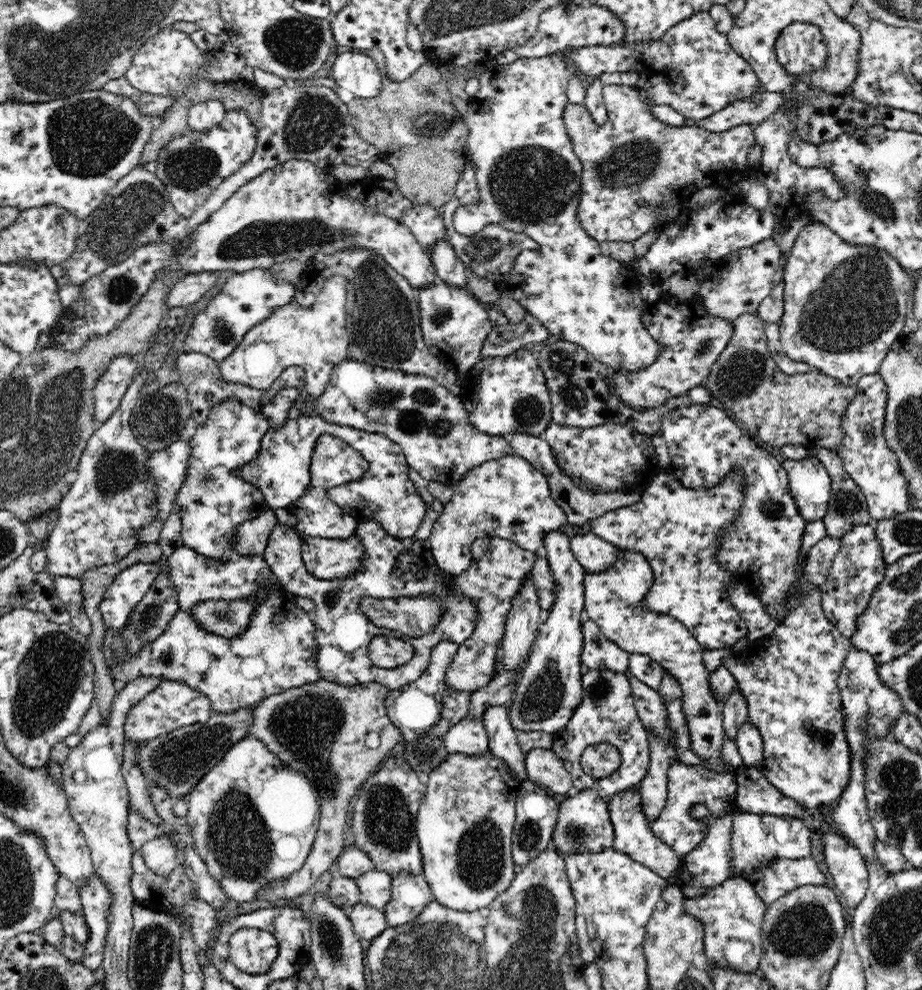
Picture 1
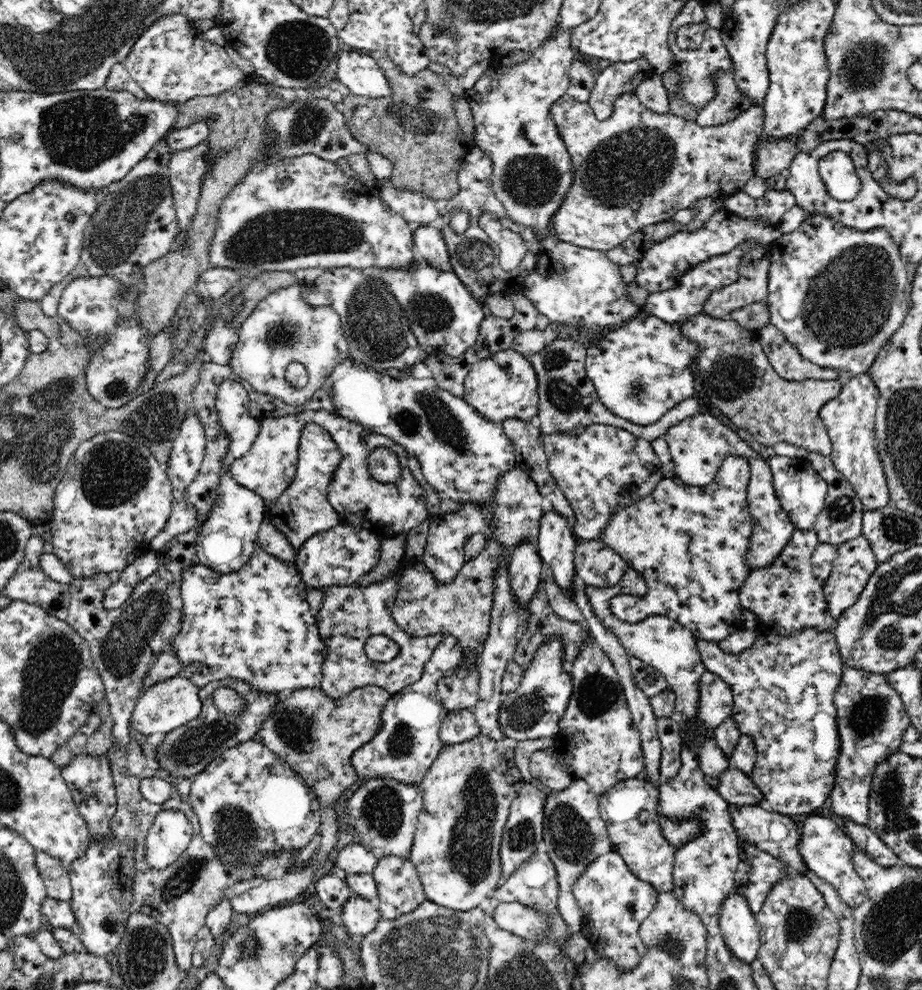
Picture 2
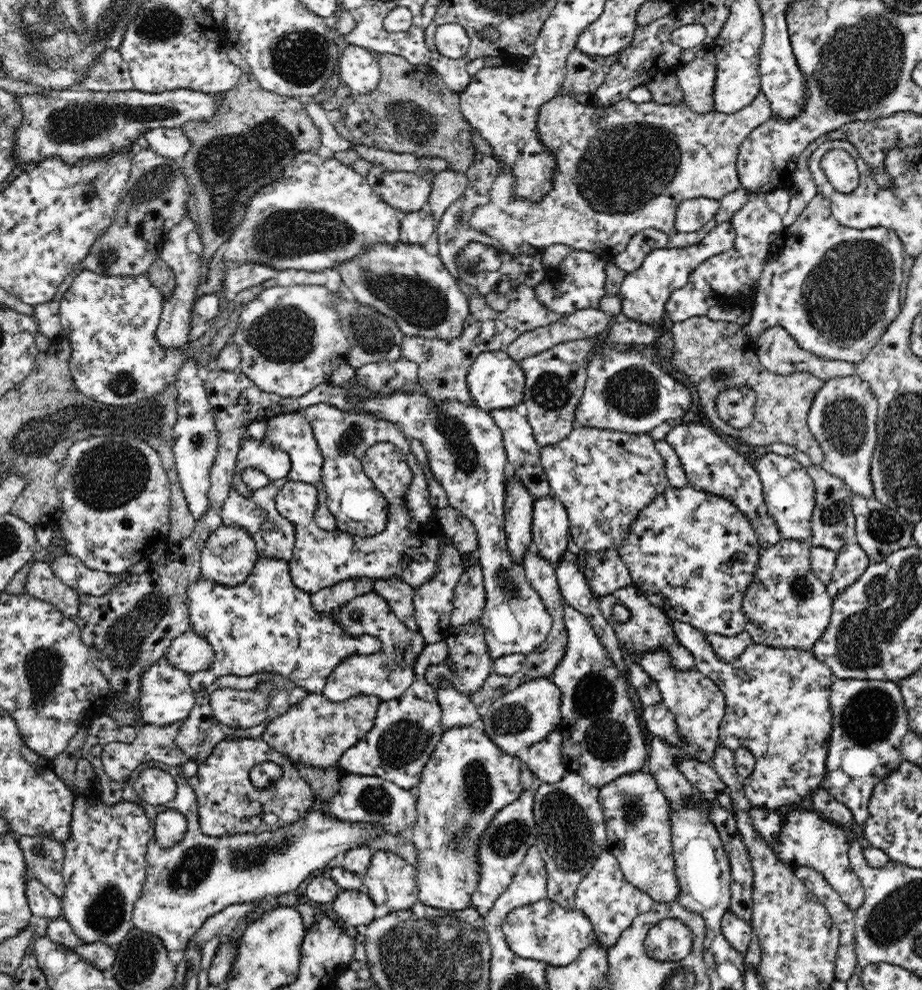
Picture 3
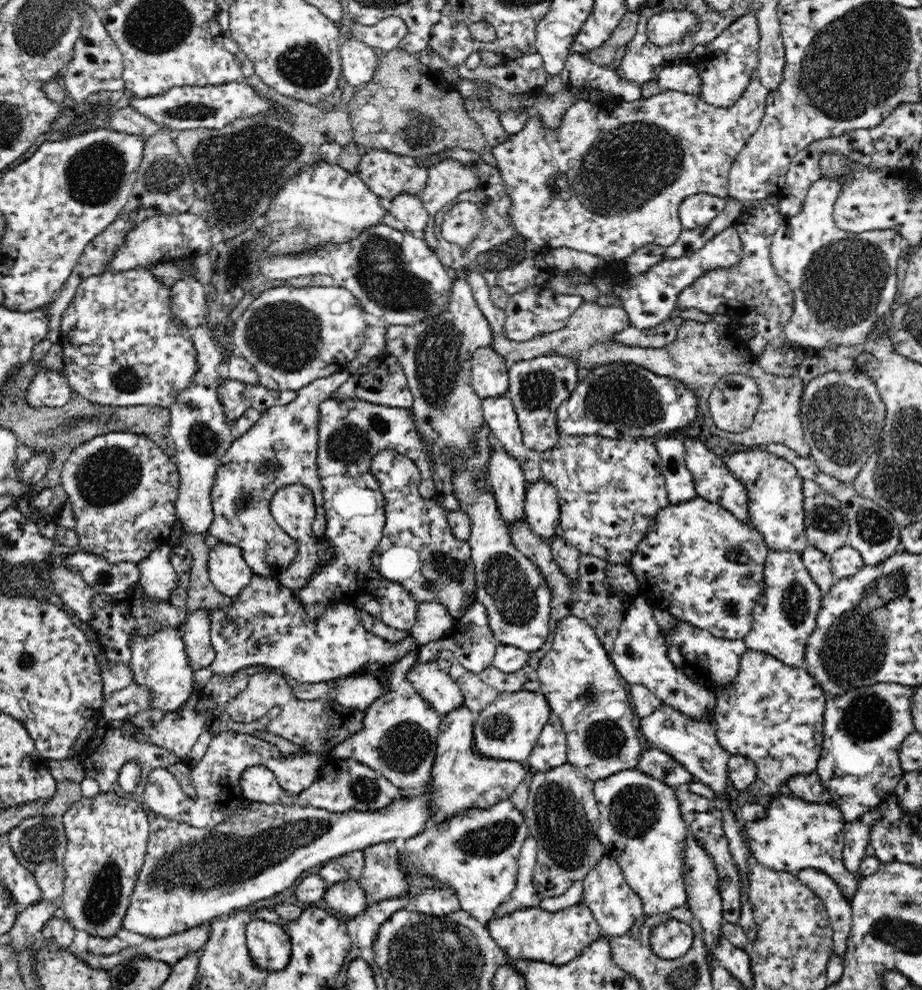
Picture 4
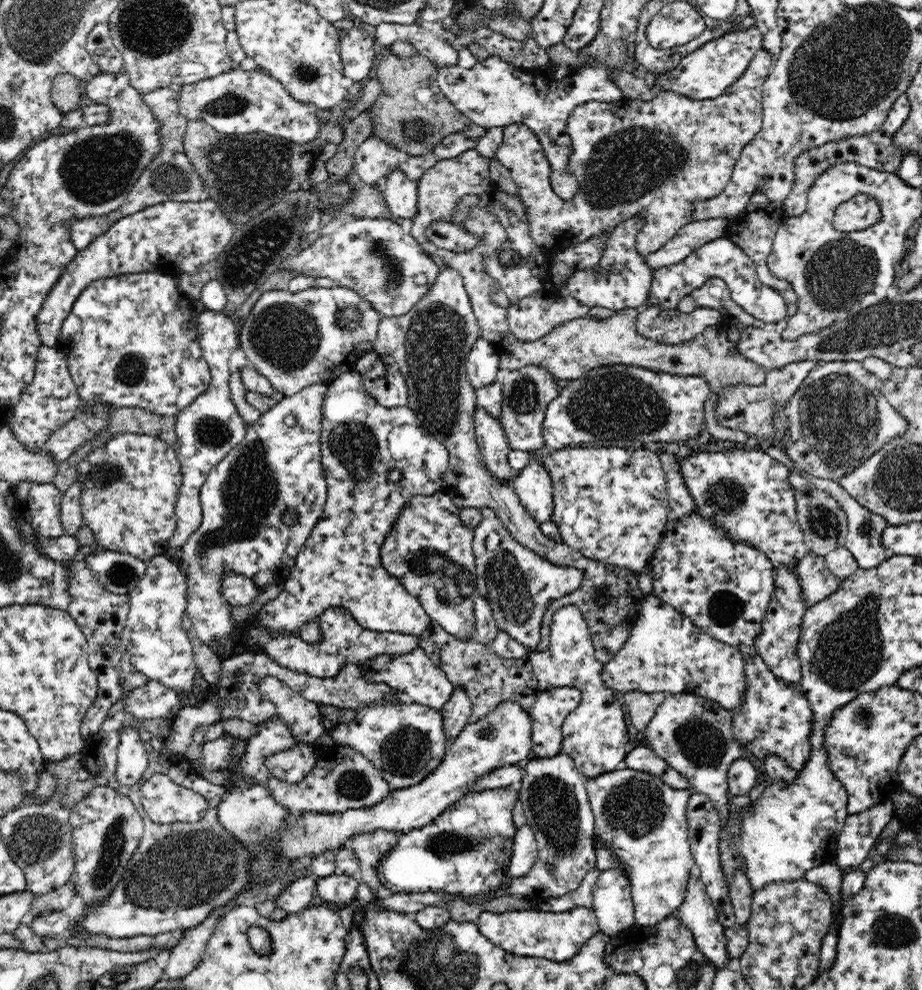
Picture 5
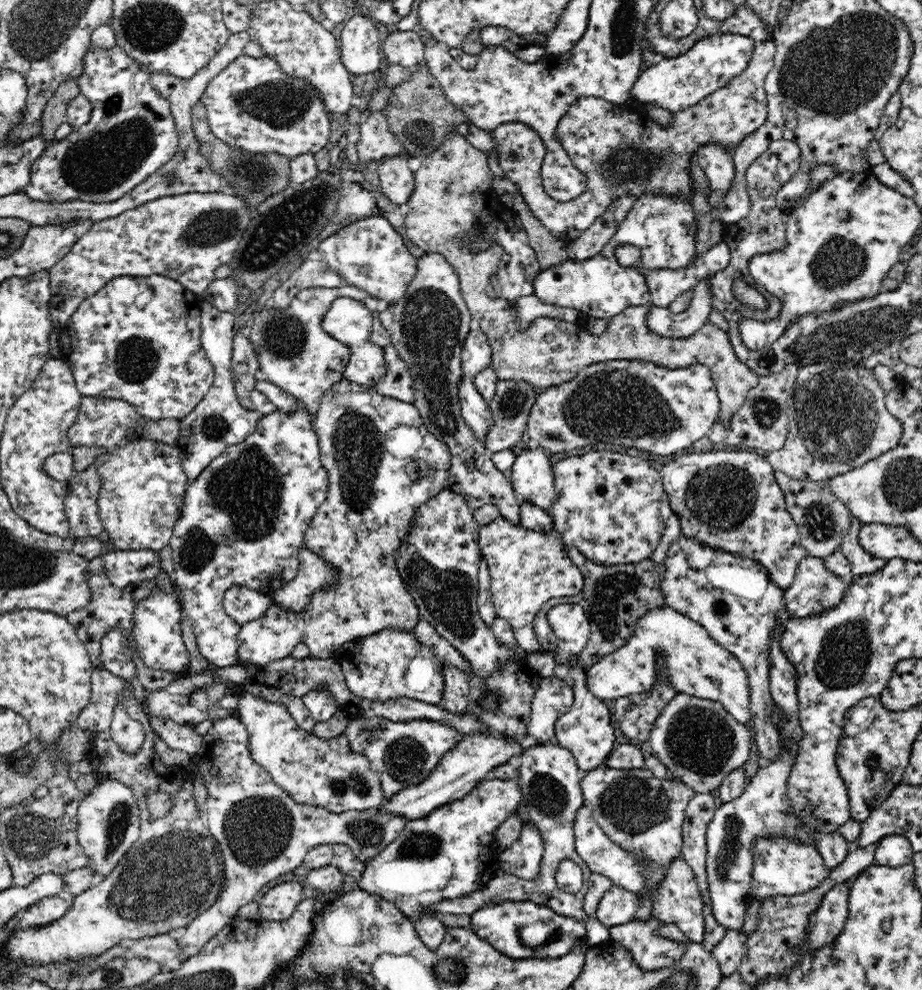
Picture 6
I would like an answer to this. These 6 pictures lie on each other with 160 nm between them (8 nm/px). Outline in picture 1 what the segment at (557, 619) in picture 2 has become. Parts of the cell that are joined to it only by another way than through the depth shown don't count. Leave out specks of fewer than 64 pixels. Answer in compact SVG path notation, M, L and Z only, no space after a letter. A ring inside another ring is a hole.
M592 620L582 624L583 647L581 669L585 673L590 669L606 669L628 674L630 653L608 640Z

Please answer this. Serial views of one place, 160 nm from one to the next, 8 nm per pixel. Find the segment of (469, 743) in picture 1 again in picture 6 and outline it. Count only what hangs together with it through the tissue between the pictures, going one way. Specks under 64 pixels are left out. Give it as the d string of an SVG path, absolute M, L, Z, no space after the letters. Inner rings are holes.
M383 628L370 636L345 642L331 656L340 666L346 686L354 696L382 702L408 697L428 704L440 704L444 677L434 653L406 629Z

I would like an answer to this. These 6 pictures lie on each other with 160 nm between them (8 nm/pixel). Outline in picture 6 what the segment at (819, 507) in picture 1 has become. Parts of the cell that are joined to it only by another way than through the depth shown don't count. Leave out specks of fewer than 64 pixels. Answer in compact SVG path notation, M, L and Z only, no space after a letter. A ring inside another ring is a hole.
M719 447L712 452L686 453L674 459L674 462L665 464L659 473L672 512L679 516L681 536L714 550L759 562L767 570L770 581L786 590L795 580L798 563L809 554L800 544L798 525L786 508L785 496L774 471L768 459L753 450L726 451Z

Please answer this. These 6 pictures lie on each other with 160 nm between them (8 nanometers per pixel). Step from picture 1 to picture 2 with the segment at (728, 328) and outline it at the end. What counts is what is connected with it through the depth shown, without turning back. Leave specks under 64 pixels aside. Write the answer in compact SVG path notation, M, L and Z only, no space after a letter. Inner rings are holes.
M644 314L644 316L636 317L630 322L626 322L616 328L616 330L610 329L610 334L602 336L602 340L598 340L596 344L593 344L591 347L587 346L587 355L586 355L586 373L587 376L592 380L593 385L595 386L595 391L597 392L600 402L612 413L624 420L629 420L634 424L639 424L640 426L648 426L648 424L654 424L666 411L669 411L670 408L674 408L676 404L680 404L682 400L690 398L694 394L694 377L691 368L691 364L694 362L694 358L698 356L698 347L692 345L680 331L681 323L668 323L656 316Z

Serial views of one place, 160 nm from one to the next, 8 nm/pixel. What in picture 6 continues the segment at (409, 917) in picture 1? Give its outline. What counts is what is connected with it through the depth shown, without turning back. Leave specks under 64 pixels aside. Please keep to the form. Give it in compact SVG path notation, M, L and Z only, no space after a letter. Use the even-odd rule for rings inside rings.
M232 713L226 718L213 720L212 727L203 736L201 747L192 756L193 759L197 759L195 764L200 767L202 778L204 778L208 789L205 818L208 831L216 839L218 849L224 857L224 882L214 904L186 927L186 932L177 940L178 947L186 959L198 954L206 941L221 932L222 928L225 928L230 920L236 917L240 907L252 902L254 896L268 882L272 882L278 876L294 871L298 866L301 866L306 854L312 848L316 848L320 844L332 846L344 844L353 851L357 861L365 865L368 860L378 856L388 844L397 840L397 836L408 822L404 816L383 814L383 812L377 812L376 809L335 814L334 812L327 812L320 806L309 806L295 802L282 788L279 788L262 765L255 763L250 758L249 738L246 725L236 713Z

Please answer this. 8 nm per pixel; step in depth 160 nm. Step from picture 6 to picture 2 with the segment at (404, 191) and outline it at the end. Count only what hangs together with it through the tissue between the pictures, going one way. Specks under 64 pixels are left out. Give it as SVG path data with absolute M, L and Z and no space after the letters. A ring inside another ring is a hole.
M439 224L413 229L412 254L418 263L428 263L442 271L452 271L451 257Z

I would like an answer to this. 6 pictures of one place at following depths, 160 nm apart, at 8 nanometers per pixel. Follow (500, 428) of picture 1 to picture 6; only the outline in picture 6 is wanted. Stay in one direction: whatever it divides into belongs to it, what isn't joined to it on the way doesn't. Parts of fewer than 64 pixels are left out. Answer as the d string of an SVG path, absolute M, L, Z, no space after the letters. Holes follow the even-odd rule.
M473 326L461 352L464 375L474 378L476 374L484 372L488 367L491 367L491 356L492 348L487 335Z

